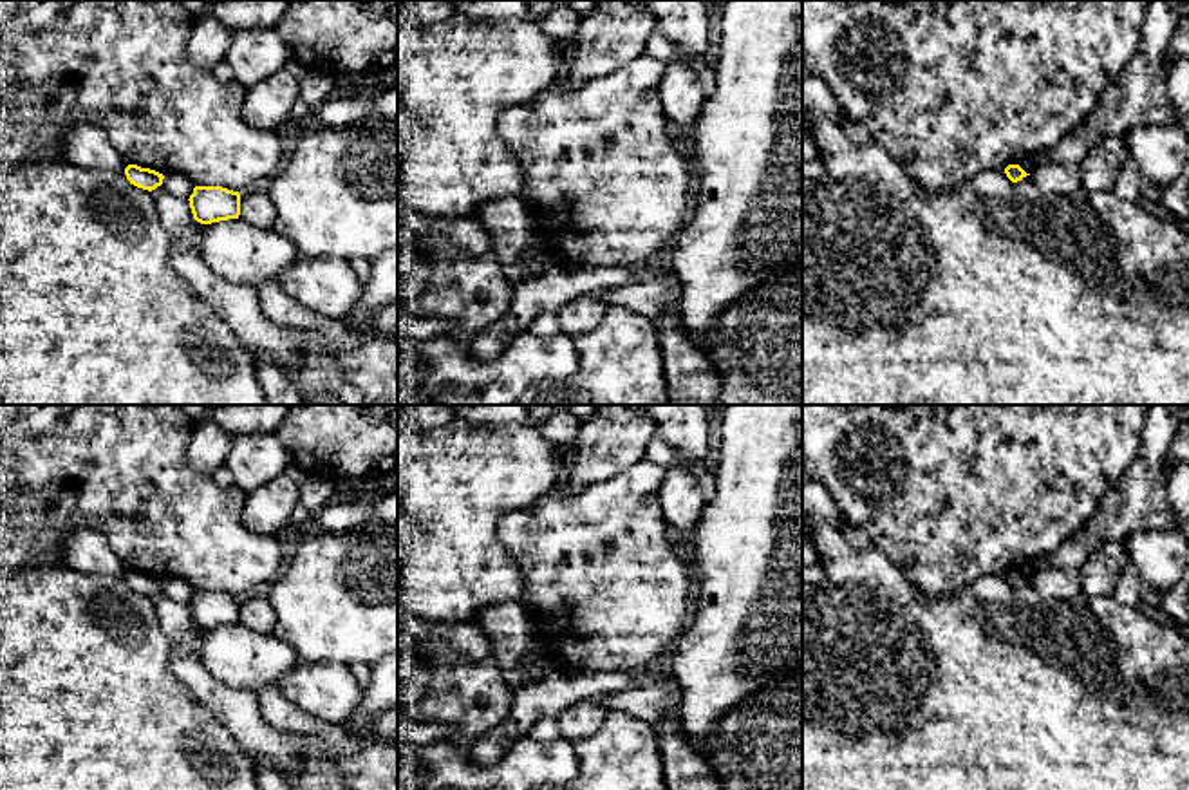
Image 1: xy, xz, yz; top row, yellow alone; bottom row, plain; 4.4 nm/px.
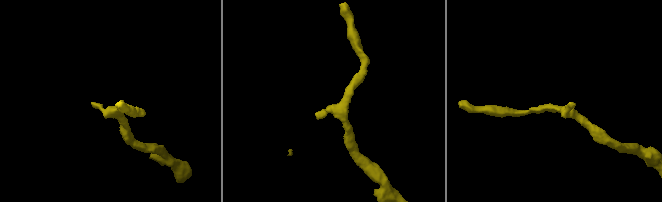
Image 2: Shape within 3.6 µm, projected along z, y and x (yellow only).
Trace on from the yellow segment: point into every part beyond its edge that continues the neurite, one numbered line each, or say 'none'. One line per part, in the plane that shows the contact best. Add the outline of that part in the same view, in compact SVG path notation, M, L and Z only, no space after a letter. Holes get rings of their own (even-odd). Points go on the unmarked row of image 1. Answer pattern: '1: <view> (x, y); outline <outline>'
none

